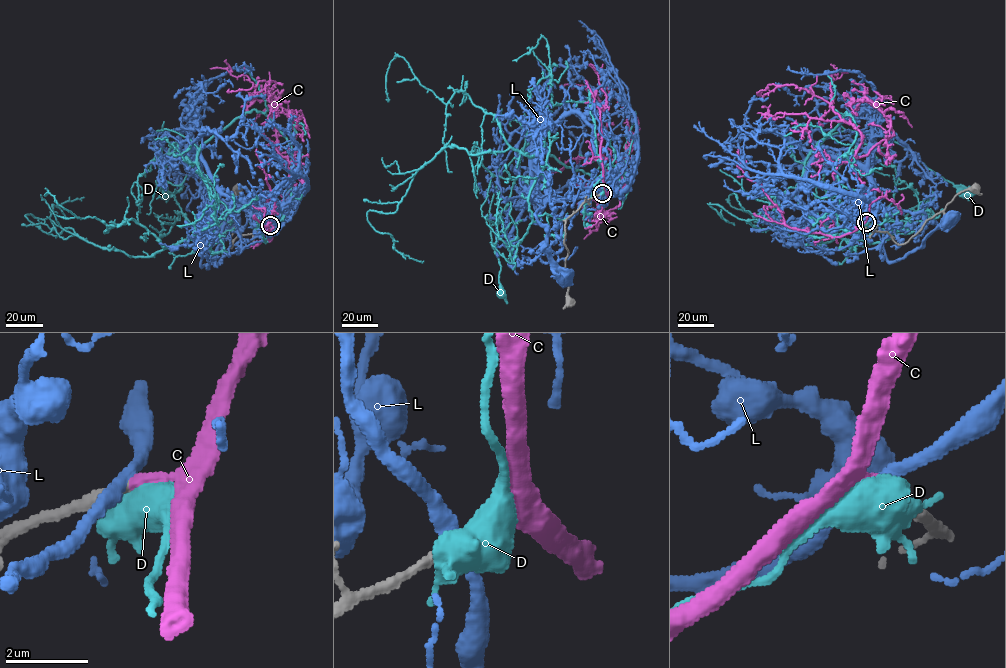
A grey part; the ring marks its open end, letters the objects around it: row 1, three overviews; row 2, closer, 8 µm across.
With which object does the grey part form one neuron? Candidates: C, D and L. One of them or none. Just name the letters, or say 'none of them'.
C

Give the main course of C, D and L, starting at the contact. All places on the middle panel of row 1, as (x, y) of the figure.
C: (602, 193), (620, 191), (619, 177), (626, 186), (624, 169), (601, 153), (601, 106), (582, 85), (562, 86)
D: (601, 193), (603, 169), (622, 163), (617, 182), (603, 182), (533, 141), (524, 146), (490, 204), (501, 294)
L: (601, 193), (603, 201), (604, 189), (549, 199), (535, 213), (545, 227), (547, 257), (567, 276)

